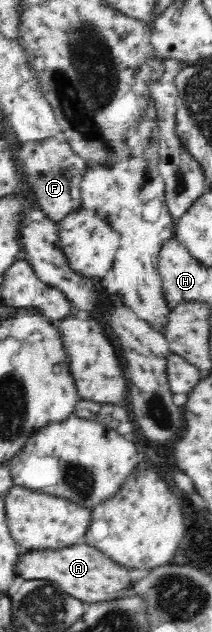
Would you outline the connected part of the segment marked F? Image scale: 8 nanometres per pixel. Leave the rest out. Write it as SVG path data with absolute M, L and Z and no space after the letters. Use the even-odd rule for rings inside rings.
M55 138L43 142L25 142L19 150L19 164L25 170L25 186L33 191L36 206L51 220L59 223L67 214L83 207L81 182L87 172L87 162L67 142L57 142Z

